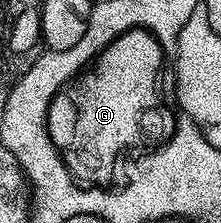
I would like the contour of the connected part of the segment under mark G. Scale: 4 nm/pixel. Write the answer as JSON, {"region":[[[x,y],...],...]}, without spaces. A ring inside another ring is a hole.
{"region":[[[143,20],[143,22],[135,22],[135,25],[127,26],[126,29],[120,30],[115,34],[113,38],[109,38],[107,43],[99,46],[98,50],[95,50],[91,54],[91,58],[83,60],[69,76],[65,76],[57,86],[55,90],[51,92],[49,100],[47,100],[47,106],[45,106],[45,112],[43,112],[43,130],[49,138],[49,142],[55,142],[55,148],[59,150],[61,158],[67,162],[67,168],[69,168],[69,174],[75,178],[79,176],[79,192],[95,192],[95,182],[97,184],[103,184],[103,194],[107,196],[119,196],[123,192],[127,192],[129,188],[133,188],[133,174],[139,172],[139,166],[143,164],[149,164],[149,160],[157,154],[163,154],[163,152],[169,152],[173,156],[173,150],[171,146],[167,148],[167,134],[171,132],[171,116],[179,112],[179,108],[183,106],[181,102],[181,96],[179,96],[179,78],[167,78],[167,68],[163,70],[157,70],[159,66],[159,46],[157,46],[157,24],[149,24]]]}

